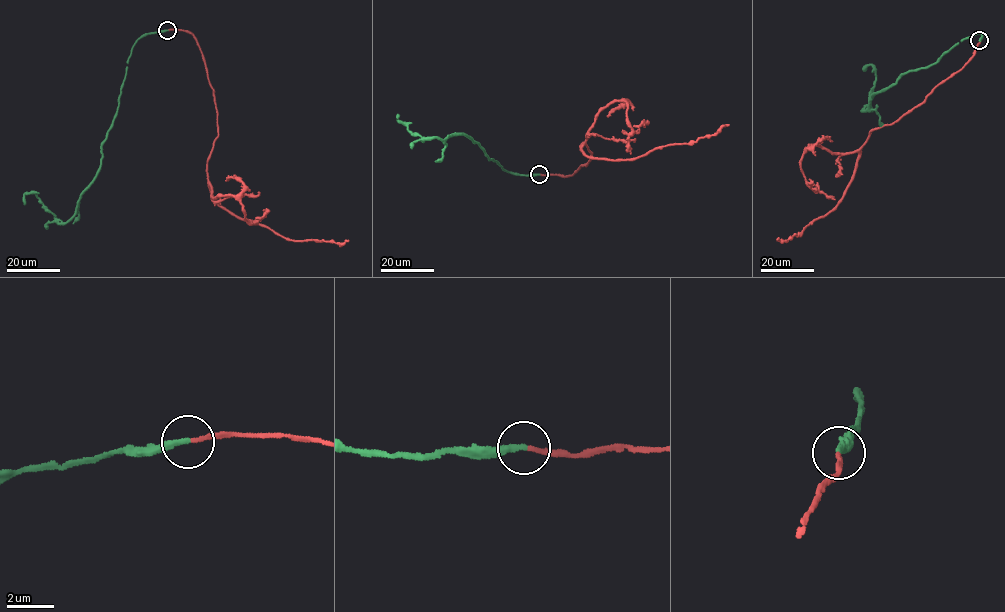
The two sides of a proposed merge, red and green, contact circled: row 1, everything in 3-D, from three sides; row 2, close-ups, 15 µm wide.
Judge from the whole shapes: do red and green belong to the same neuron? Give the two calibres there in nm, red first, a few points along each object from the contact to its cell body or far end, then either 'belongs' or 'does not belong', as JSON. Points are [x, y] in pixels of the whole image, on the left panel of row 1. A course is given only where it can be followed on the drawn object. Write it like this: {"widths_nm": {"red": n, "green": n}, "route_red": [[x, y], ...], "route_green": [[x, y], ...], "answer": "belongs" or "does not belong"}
{"widths_nm": {"red": 180, "green": 260}, "route_red": [[167, 30], [192, 33], [213, 90], [218, 134], [207, 170], [219, 205], [289, 239], [348, 240]], "route_green": [[167, 30], [143, 34], [134, 44], [99, 171], [76, 212], [62, 222], [33, 193], [25, 194], [24, 204]], "answer": "belongs"}

